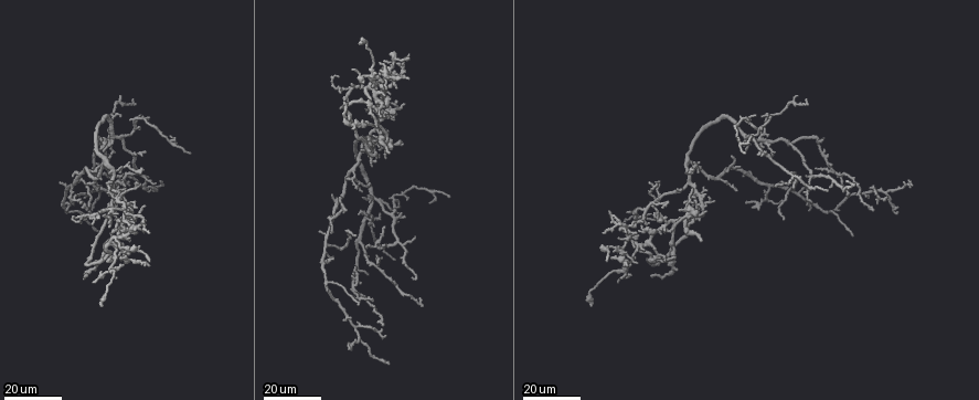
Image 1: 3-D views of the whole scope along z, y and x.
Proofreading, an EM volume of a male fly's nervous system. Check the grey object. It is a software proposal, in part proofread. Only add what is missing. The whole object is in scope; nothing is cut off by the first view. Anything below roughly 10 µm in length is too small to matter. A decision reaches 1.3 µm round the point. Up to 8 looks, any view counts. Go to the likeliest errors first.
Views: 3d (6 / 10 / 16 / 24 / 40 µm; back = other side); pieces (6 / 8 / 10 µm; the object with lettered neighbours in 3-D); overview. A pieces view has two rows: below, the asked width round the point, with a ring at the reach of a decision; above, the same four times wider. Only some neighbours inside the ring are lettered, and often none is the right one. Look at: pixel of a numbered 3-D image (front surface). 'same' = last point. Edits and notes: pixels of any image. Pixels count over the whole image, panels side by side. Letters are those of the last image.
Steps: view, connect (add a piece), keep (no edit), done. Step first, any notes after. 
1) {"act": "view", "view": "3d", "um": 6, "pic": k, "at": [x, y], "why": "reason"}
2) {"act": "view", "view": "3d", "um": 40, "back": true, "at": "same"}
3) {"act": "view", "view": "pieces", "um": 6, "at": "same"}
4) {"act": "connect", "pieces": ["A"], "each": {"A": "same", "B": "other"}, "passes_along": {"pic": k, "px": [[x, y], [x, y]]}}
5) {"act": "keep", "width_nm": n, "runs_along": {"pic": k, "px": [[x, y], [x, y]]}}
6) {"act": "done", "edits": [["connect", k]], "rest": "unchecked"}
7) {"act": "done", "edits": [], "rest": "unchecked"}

{"act": "view", "view": "3d", "um": 16, "pic": 1, "at": [699, 241]}

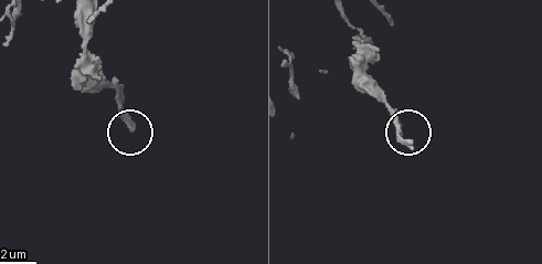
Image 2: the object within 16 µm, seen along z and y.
{"act": "view", "view": "pieces", "um": 8, "pic": 2, "at": [412, 144]}

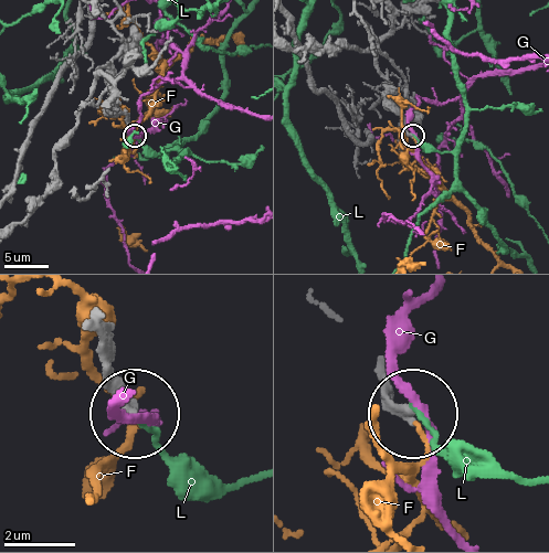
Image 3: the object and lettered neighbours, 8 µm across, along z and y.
{"act": "keep", "each": {"F": "other", "G": "other", "L": "other"}, "runs_along": {"pic": 3, "px": [[88, 331], [109, 384], [130, 408]]}, "found": "none of them fits"}

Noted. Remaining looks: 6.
{"act": "view", "view": "3d", "um": 16, "pic": 1, "at": [369, 182], "why": "branch stops here"}

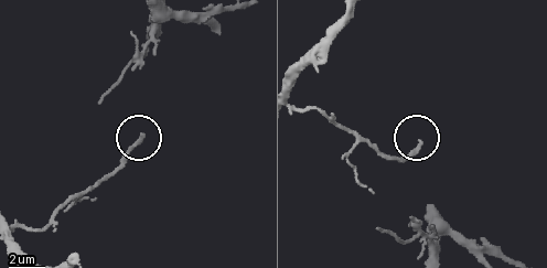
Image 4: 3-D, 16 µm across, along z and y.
{"act": "view", "view": "pieces", "um": 6, "pic": 4, "at": [142, 138]}

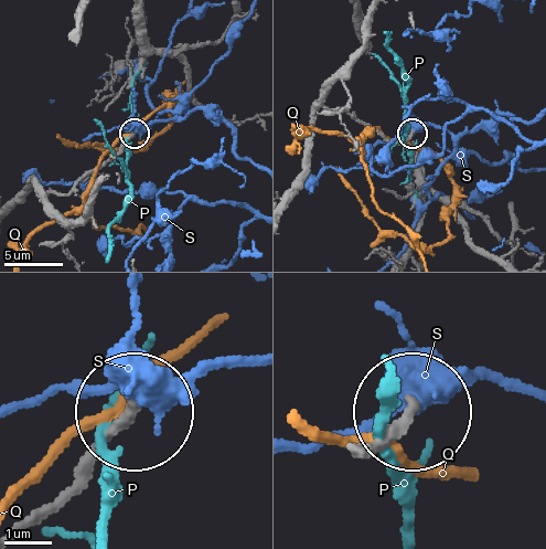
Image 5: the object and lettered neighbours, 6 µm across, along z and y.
{"act": "keep", "each": {"P": "other", "Q": "other", "S": "other"}, "found": "none of them fits"}

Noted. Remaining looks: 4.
{"act": "view", "view": "3d", "um": 16, "pic": 1, "at": [653, 276], "why": "branch stops here"}

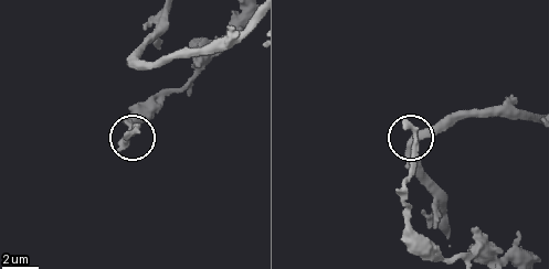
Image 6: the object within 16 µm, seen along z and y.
{"act": "view", "view": "pieces", "um": 8, "pic": 6, "at": [406, 122], "why": "what lies round it"}

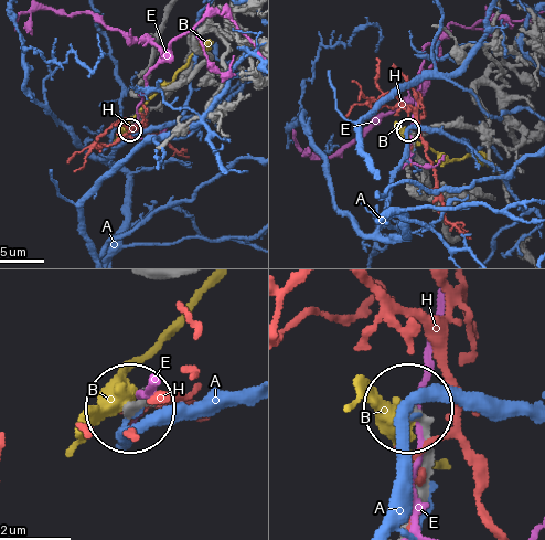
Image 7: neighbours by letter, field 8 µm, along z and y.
{"act": "keep", "each": {"A": "other", "B": "other", "E": "other", "H": "other"}, "found": "none of them fits"}

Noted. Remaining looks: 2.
{"act": "view", "view": "3d", "um": 24, "pic": 1, "at": [634, 233], "why": "branch stops here"}

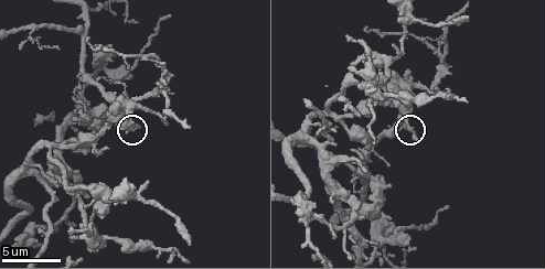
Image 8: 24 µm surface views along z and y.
{"act": "view", "view": "pieces", "um": 8, "pic": 8, "at": [139, 125]}

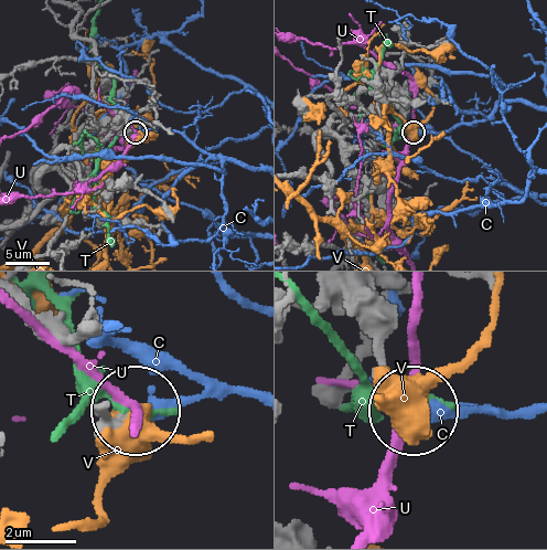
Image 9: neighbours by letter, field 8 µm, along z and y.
{"act": "keep", "each": {"C": "other", "T": "other", "U": "other", "V": "other"}, "found": "no lettered piece goes on from it"}

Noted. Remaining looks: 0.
{"act": "done", "edits": [], "rest": "unchecked"}

